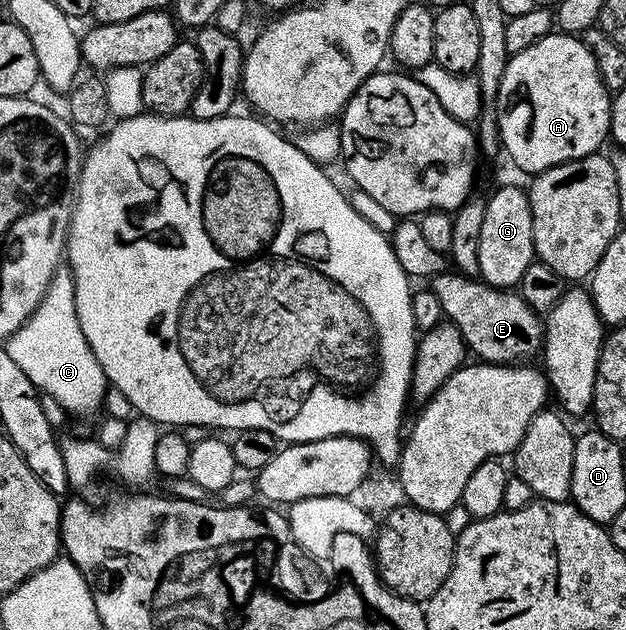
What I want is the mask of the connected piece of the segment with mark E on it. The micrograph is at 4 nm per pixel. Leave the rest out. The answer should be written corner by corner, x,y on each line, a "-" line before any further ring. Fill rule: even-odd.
459,273
433,275
430,290
438,297
440,310
460,330
464,336
464,346
476,354
477,360
497,365
520,365
532,354
541,350
544,341
544,323
541,316
515,290
491,287
490,284

